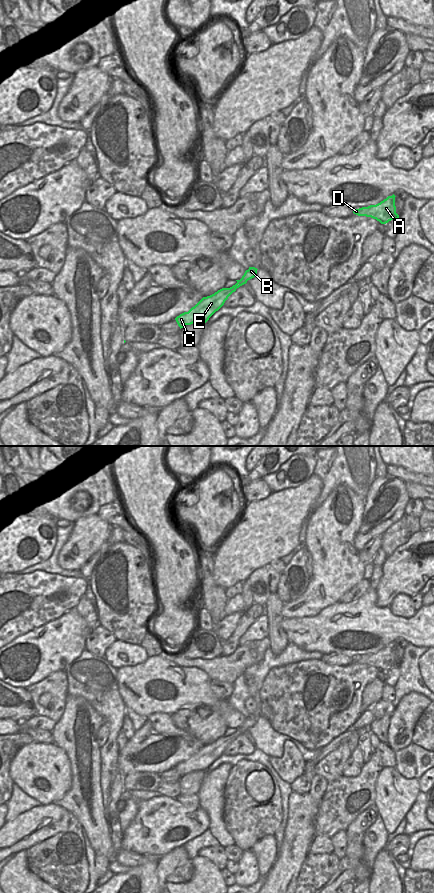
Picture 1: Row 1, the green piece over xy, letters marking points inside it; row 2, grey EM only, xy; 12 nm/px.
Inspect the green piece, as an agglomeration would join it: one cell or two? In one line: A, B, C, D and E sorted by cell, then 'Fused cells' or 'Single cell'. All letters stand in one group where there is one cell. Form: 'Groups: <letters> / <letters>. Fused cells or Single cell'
Groups: A B C D E. Single cell

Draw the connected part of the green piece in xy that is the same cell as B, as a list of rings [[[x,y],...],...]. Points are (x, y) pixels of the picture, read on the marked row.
[[[249,267],[242,278],[236,280],[237,283],[235,285],[230,288],[222,288],[210,296],[203,297],[188,312],[177,316],[175,320],[180,329],[193,323],[206,323],[209,318],[224,305],[228,297],[235,292],[237,288],[246,284],[248,280],[256,276],[257,270],[255,267]]]

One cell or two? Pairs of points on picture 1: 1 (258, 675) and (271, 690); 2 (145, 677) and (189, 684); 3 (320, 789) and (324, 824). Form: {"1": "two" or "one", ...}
{"1": "two", "2": "one", "3": "two"}

